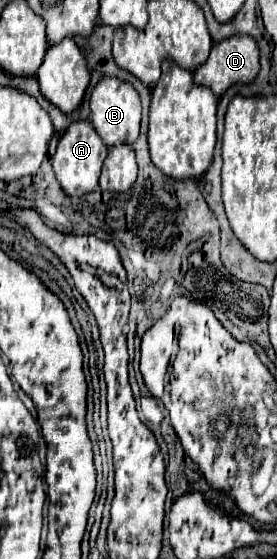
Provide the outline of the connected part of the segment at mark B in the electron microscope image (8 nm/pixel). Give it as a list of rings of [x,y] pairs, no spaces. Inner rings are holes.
[[[102,78],[98,86],[92,90],[90,110],[92,110],[90,122],[108,148],[116,144],[134,144],[138,140],[142,106],[140,106],[140,96],[136,94],[136,90],[132,90],[128,82],[122,82],[118,78]]]

